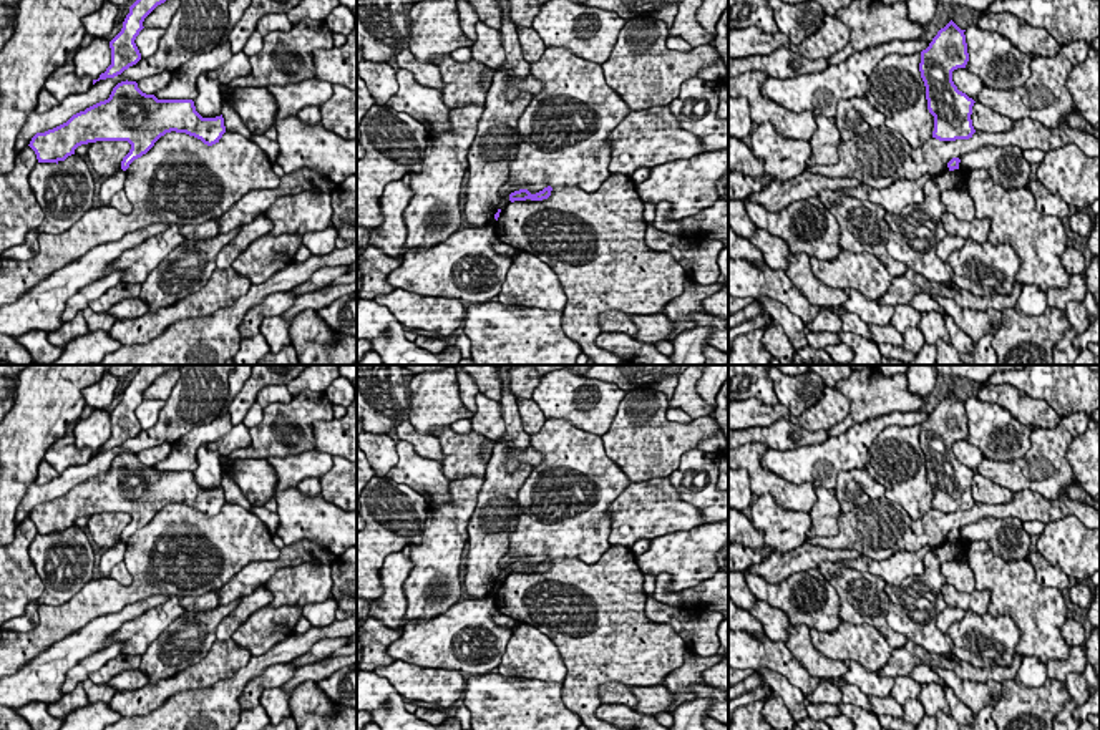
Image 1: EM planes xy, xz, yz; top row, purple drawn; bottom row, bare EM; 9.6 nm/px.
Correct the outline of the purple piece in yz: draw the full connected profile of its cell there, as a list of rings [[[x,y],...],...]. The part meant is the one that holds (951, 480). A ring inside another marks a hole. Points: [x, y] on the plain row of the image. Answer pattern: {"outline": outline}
{"outline": [[[951,392],[921,423],[919,443],[934,488],[932,509],[939,513],[969,511],[976,504],[971,491],[976,473],[952,453],[952,443],[969,433],[964,403]]]}

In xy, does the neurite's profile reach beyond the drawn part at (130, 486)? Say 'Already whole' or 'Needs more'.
Already whole

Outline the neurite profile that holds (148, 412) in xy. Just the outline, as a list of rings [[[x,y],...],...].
[[[143,400],[134,415],[141,425],[141,430],[149,430],[156,425],[159,411],[164,406],[164,400]]]

